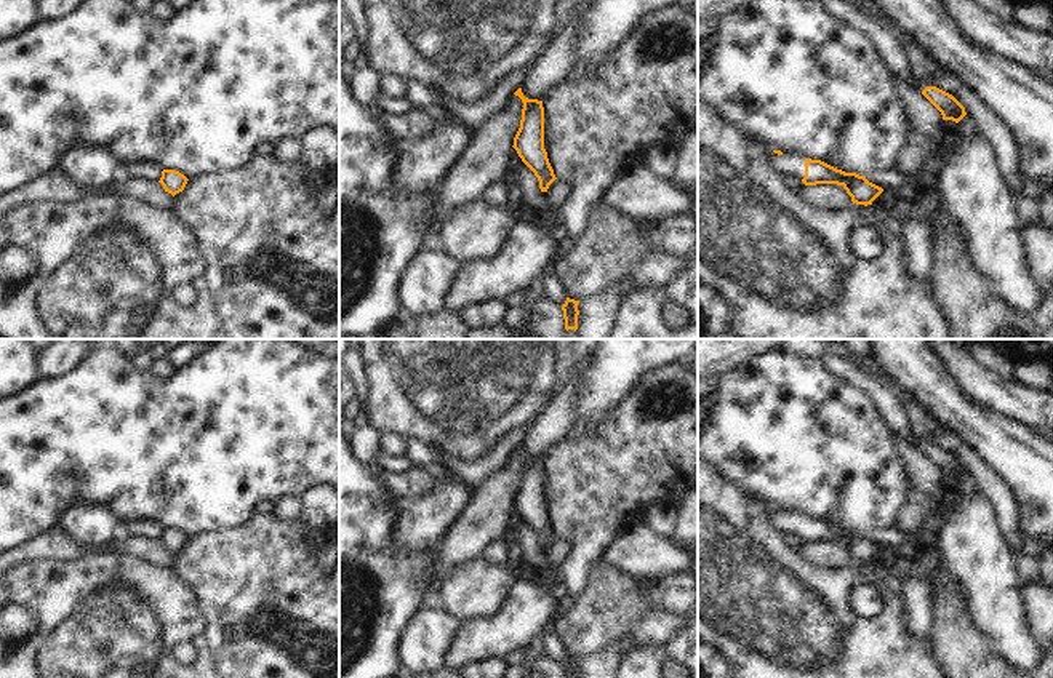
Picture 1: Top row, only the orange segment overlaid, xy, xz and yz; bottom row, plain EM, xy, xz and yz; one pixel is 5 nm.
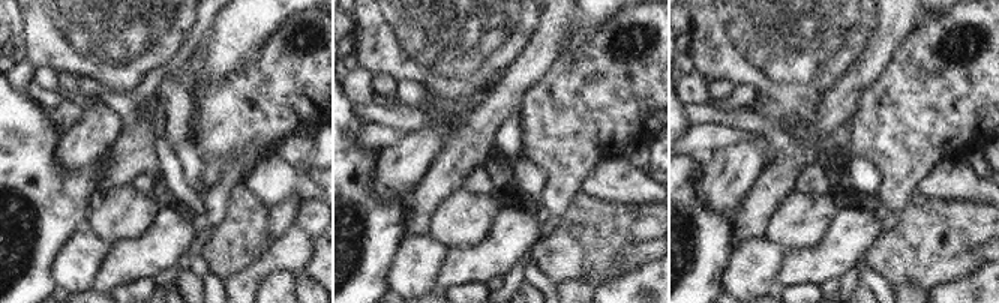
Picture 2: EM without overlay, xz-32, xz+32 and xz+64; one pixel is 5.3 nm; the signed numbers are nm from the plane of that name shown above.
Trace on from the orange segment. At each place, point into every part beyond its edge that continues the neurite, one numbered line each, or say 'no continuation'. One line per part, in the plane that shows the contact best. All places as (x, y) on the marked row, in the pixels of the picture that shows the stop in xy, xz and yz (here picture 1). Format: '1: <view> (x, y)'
1: yz (788, 165)

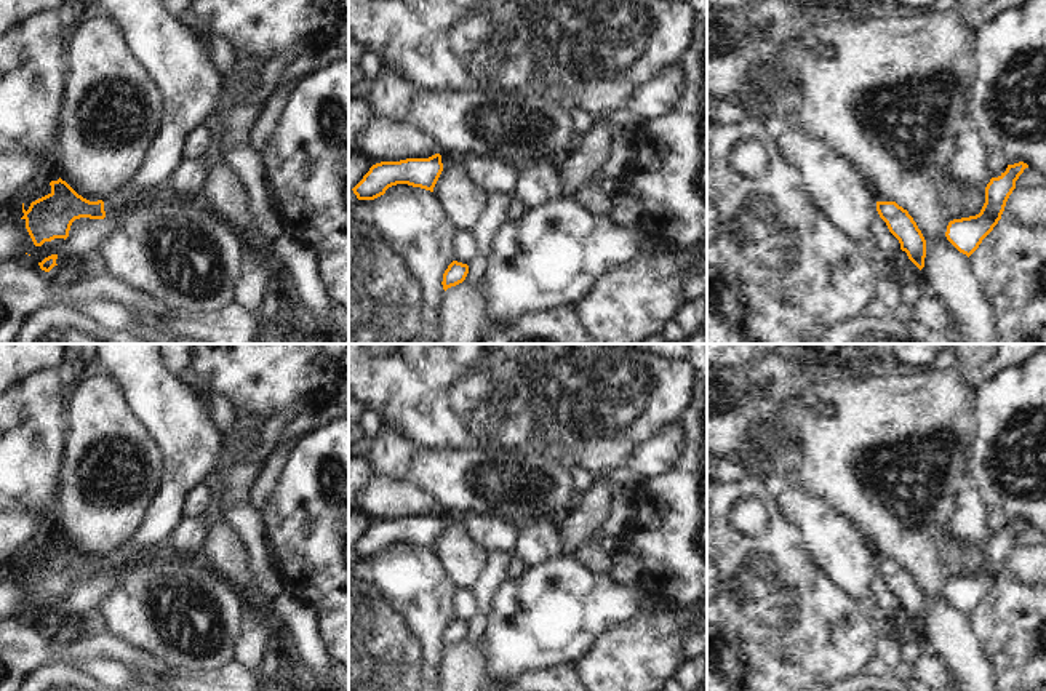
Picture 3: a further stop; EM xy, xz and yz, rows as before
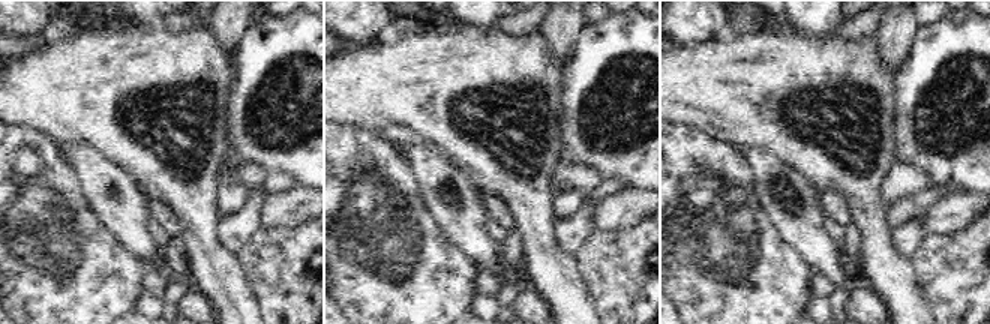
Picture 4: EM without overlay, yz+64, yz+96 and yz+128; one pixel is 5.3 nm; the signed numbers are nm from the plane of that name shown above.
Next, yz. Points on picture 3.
no continuation

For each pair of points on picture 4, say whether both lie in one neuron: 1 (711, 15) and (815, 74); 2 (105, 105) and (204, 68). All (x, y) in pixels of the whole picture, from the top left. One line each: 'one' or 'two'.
1: two
2: one

